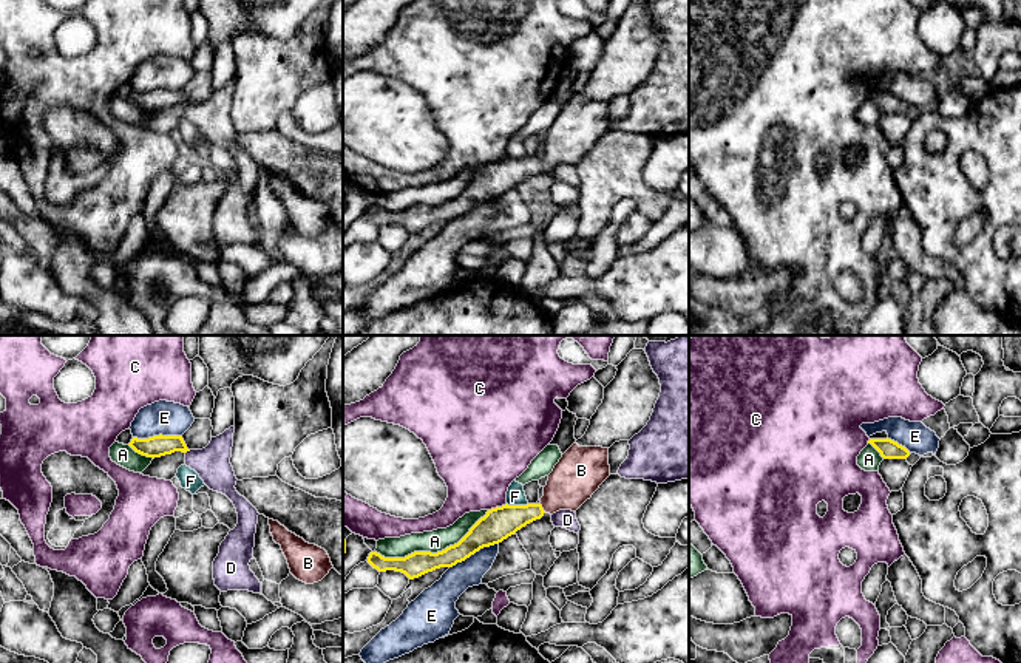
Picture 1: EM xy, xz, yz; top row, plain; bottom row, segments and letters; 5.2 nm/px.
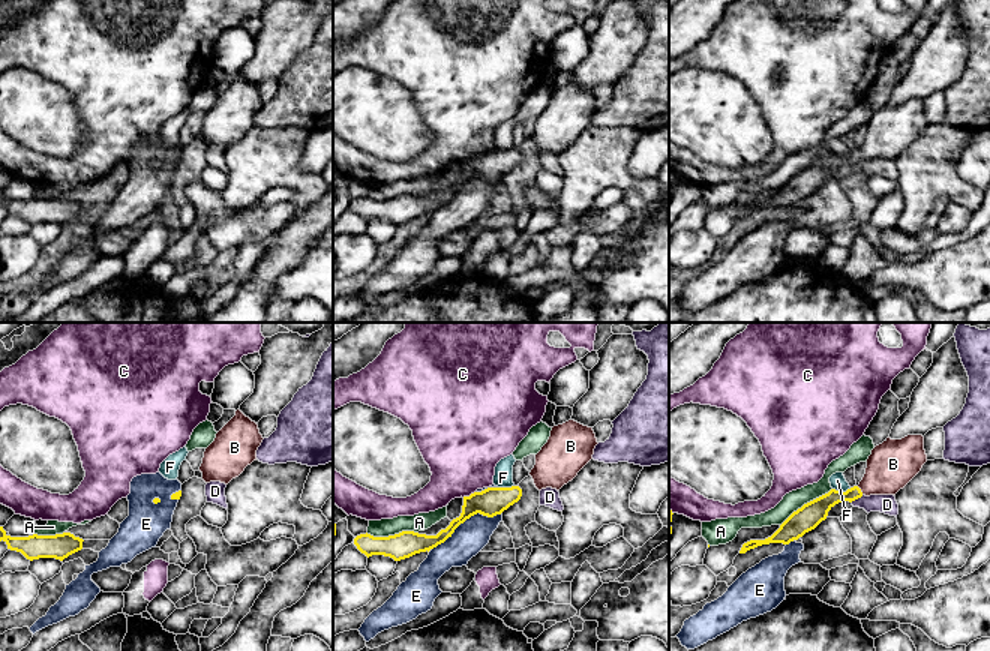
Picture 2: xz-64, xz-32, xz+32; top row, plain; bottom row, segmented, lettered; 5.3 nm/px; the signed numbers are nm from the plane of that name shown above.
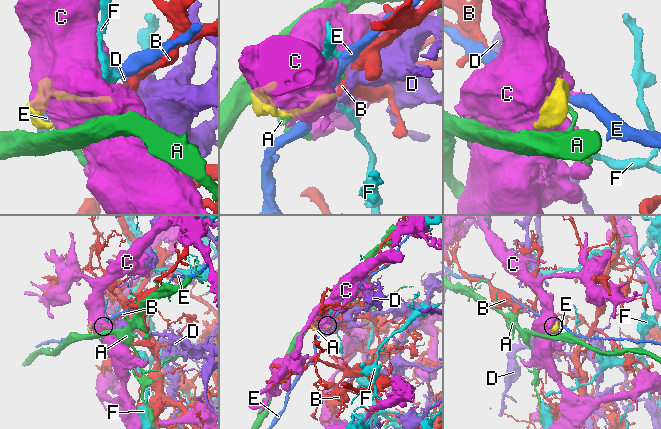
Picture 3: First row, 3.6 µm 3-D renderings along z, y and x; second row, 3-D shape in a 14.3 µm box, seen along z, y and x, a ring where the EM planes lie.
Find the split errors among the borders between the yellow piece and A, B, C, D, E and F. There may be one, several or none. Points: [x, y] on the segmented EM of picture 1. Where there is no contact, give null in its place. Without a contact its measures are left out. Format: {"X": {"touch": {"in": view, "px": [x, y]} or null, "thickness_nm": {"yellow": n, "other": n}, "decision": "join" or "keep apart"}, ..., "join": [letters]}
{"A": {"touch": {"in": "xz", "px": [430, 552]}, "thickness_nm": {"yellow": 130, "other": 120}, "decision": "keep apart"}, "B": {"touch": {"in": "xz", "px": [542, 509]}, "thickness_nm": {"yellow": 170, "other": 240}, "decision": "join"}, "C": {"touch": {"in": "xz", "px": [496, 507]}, "thickness_nm": {"yellow": 170, "other": 400}, "decision": "keep apart"}, "D": {"touch": {"in": "xy", "px": [187, 450]}, "thickness_nm": {"yellow": 110, "other": 180}, "decision": "keep apart"}, "E": {"touch": {"in": "xy", "px": [156, 436]}, "thickness_nm": {"yellow": 110, "other": 180}, "decision": "keep apart"}, "F": {"touch": {"in": "xz", "px": [518, 506]}, "thickness_nm": {"yellow": 170, "other": 100}, "decision": "keep apart"}, "join": ["B"]}

